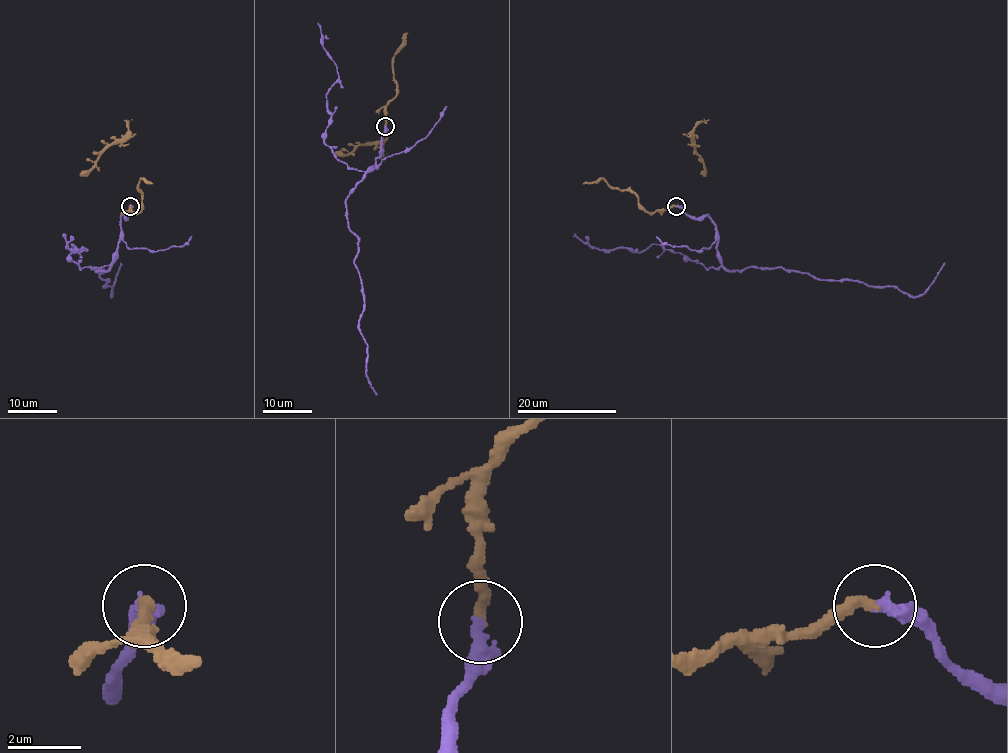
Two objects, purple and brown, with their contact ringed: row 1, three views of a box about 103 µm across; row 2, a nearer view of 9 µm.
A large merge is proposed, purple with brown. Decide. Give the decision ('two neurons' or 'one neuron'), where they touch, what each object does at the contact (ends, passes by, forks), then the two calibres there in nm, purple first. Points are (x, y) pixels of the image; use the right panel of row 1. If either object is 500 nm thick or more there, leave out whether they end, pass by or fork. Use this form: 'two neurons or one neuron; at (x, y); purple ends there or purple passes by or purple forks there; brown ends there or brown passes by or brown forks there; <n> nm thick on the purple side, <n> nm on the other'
one neuron; at (676, 206); purple ends there; brown ends there; 400 nm thick on the purple side, 320 nm on the other

